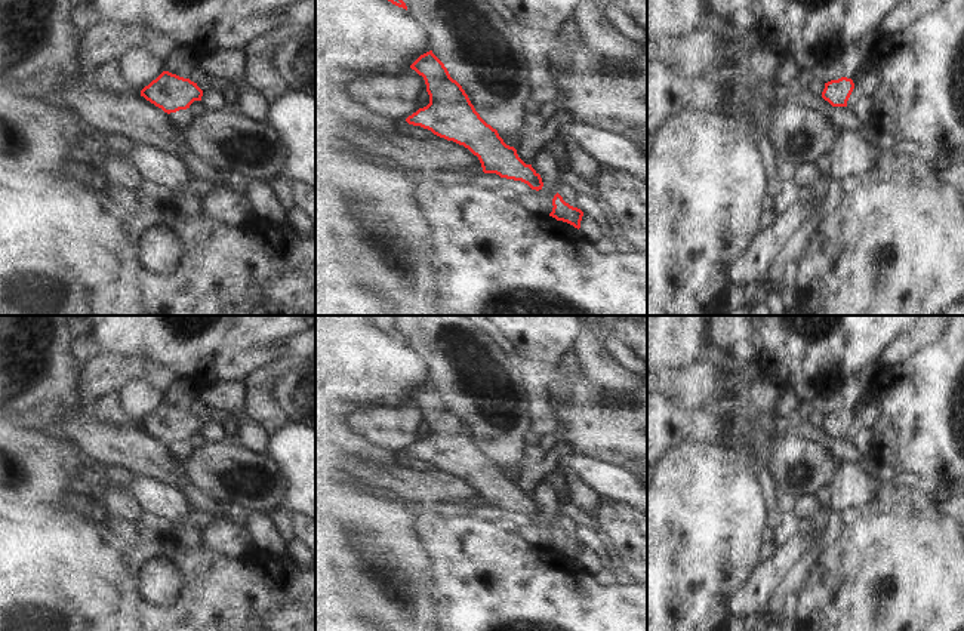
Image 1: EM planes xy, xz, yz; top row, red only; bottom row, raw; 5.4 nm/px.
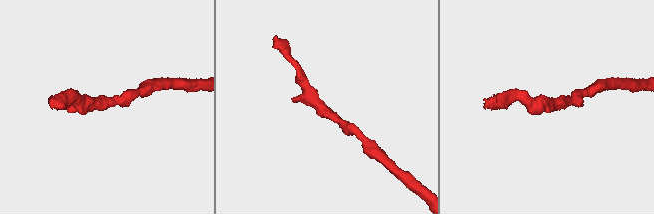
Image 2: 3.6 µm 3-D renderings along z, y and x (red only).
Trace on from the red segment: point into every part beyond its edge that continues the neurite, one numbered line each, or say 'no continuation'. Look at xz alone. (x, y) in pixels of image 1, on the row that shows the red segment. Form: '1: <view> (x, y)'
no continuation

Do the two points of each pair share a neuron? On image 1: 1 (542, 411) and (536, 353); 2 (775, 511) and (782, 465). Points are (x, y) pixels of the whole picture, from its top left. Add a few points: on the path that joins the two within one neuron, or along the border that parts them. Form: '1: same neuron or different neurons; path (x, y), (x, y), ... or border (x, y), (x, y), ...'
1: same neuron; path (542, 396), (539, 368)
2: different neurons; border (758, 461), (778, 491)

